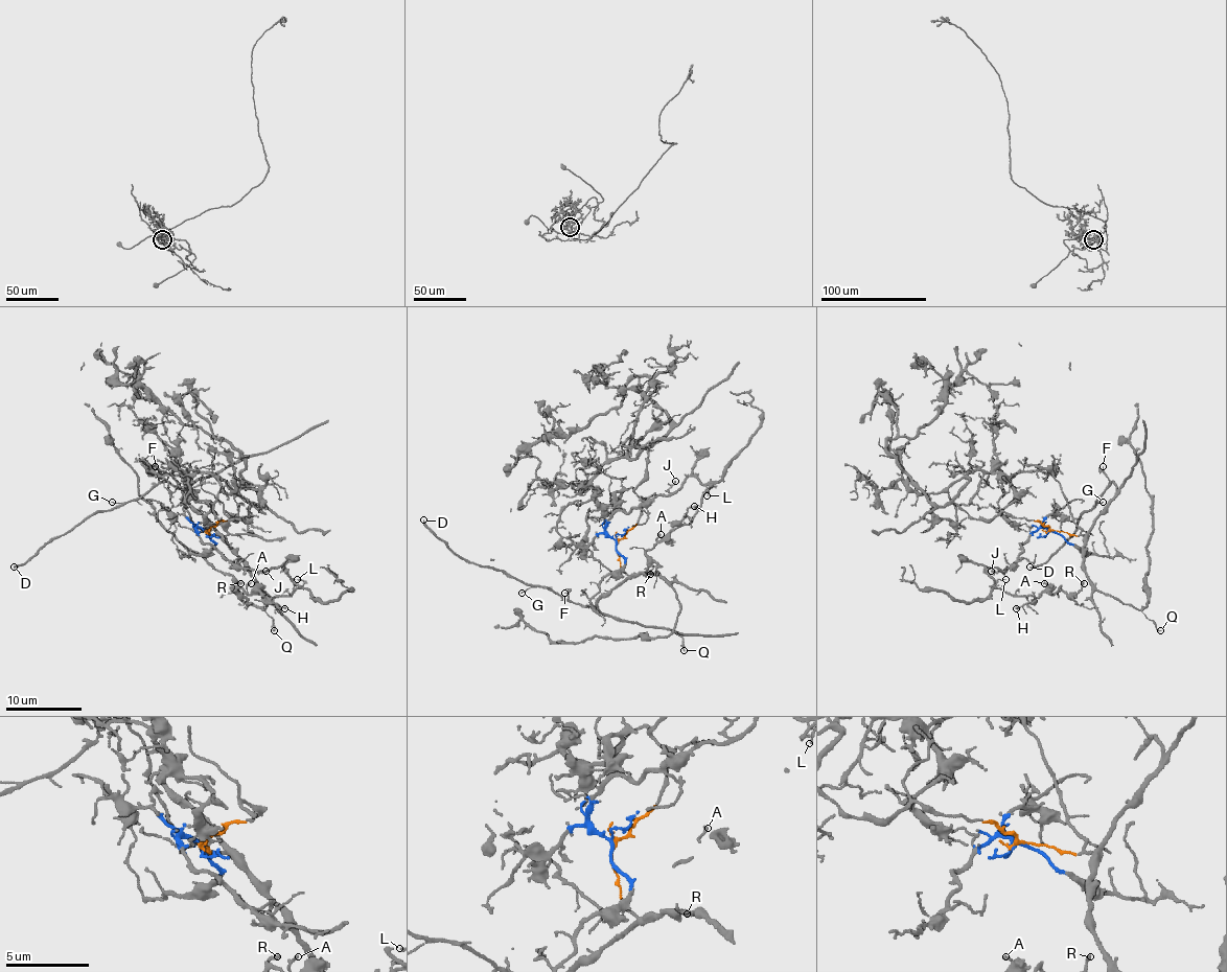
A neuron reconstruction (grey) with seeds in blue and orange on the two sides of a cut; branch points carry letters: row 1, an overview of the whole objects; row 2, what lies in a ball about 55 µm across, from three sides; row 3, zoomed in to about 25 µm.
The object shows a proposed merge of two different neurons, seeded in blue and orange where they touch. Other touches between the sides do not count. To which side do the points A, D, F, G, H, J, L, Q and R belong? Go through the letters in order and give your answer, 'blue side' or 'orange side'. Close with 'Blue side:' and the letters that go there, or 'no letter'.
A: blue side
D: orange side
F: orange side
G: orange side
H: blue side
J: blue side
L: blue side
Q: orange side
R: blue side
Blue side: A, H, J, L, R

